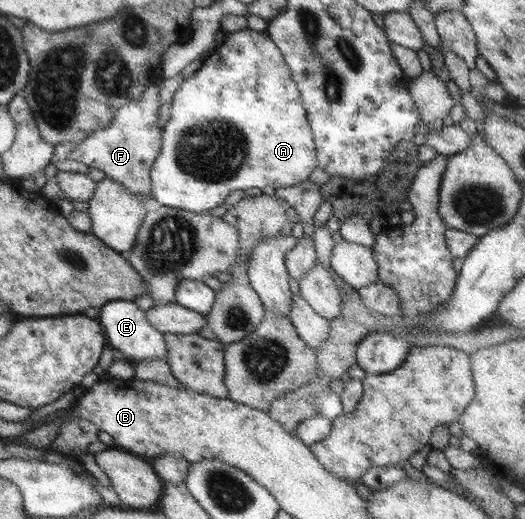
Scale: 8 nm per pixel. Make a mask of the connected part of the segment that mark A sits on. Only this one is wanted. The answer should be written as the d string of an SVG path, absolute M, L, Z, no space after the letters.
M248 28L244 31L226 34L224 43L211 51L211 55L202 61L201 68L179 85L179 88L174 92L169 108L170 119L162 128L160 153L156 156L156 161L154 161L150 173L151 195L162 206L174 209L180 208L195 214L204 214L214 209L214 207L222 205L224 200L238 189L247 190L256 187L258 189L263 187L278 189L302 183L308 180L308 177L318 165L313 133L307 121L300 90L291 77L291 69L288 67L284 56L266 32L253 31Z

